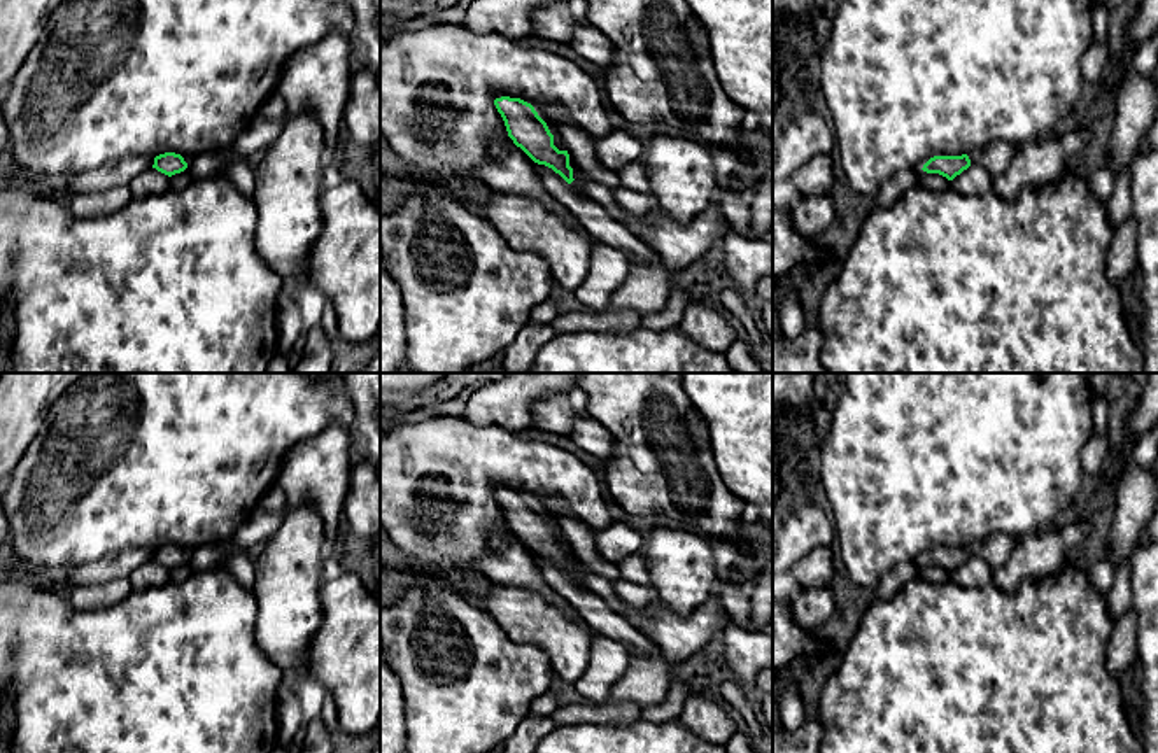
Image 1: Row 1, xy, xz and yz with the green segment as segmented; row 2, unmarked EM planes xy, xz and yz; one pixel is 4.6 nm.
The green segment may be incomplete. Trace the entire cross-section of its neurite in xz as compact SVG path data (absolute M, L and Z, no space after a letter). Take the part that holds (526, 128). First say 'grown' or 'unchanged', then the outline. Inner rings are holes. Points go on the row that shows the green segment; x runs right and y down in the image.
unchanged; M501 96L494 100L494 105L517 147L534 163L552 168L568 184L575 180L568 151L559 151L554 145L554 135L531 103L520 98Z

